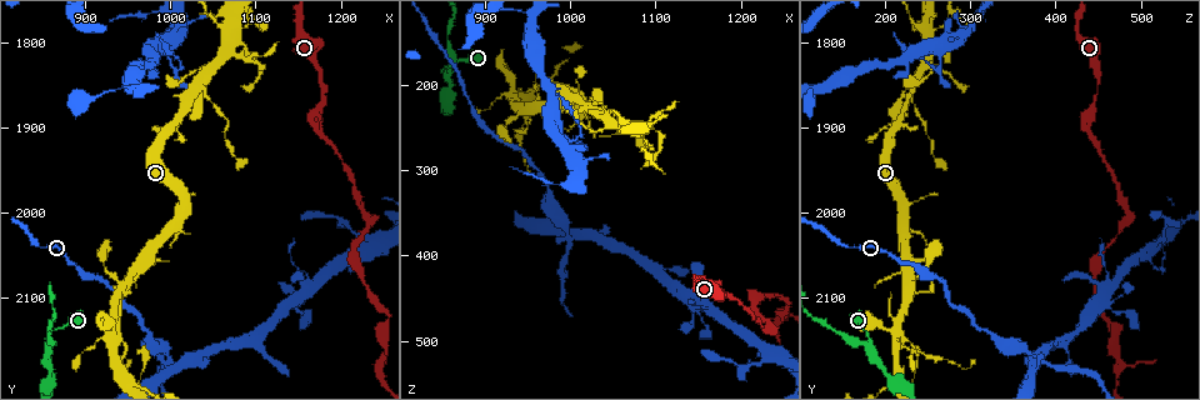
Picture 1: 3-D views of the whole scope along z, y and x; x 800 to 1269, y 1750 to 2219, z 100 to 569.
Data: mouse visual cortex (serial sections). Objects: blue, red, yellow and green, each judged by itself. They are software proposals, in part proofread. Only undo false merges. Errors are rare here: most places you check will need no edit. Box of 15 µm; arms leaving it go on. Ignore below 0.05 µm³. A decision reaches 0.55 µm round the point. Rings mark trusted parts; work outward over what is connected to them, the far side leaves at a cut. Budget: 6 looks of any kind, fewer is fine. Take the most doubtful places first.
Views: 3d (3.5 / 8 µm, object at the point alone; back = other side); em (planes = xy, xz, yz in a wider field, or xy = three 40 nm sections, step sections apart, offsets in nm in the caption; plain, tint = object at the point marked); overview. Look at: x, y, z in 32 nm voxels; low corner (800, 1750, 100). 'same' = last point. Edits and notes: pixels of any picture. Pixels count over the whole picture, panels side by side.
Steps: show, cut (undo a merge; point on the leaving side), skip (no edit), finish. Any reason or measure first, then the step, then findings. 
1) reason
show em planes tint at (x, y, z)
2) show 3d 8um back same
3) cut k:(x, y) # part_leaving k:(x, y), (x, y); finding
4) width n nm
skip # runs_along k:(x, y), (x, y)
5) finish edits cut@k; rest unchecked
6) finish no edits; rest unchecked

abrupt turn
show 3d 8um at (1050, 1870, 235)

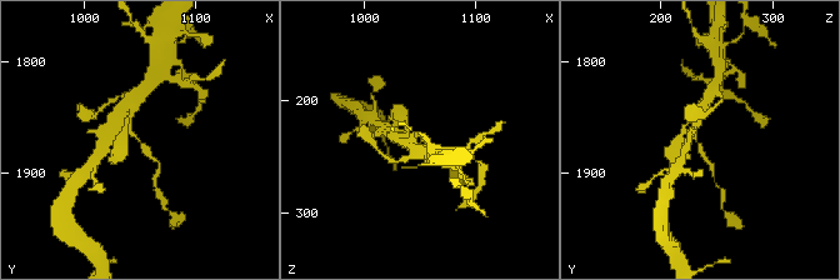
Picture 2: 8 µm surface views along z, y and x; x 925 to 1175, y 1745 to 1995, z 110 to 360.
arm_widths 150, 250 nm
show em xy step 2 tint at (1050, 1868, 234)

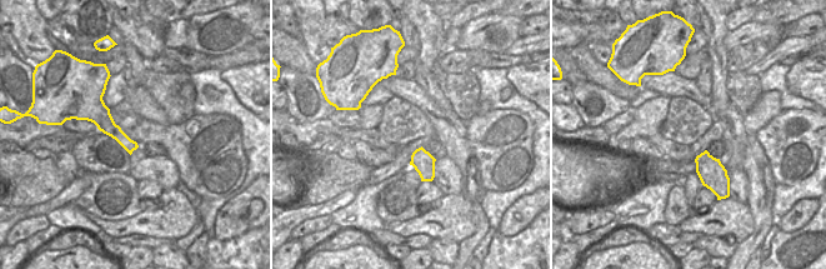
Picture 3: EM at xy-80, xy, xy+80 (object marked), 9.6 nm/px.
skip # runs_along 2:(108, 136), (128, 130), (159, 164); continuous, no second cell

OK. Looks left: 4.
four arms meet
show 3d 3.5um at (1005, 2180, 375)

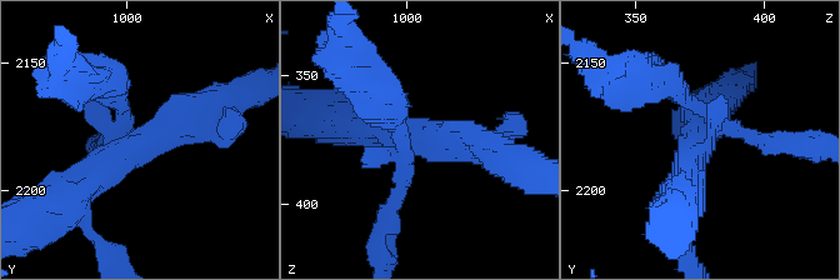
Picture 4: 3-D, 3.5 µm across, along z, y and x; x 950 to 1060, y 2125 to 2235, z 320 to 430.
show em xy step 1 tint at (1001, 2181, 378)

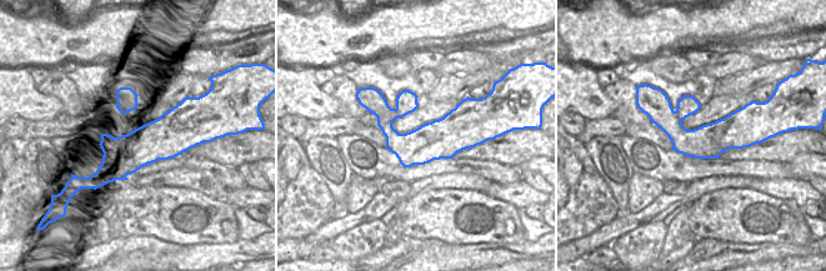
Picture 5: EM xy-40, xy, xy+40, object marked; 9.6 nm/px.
skip # runs_along 5:(650, 113), (682, 136), (750, 131); continuous, no second cell

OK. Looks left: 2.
finish no edits; rest unchecked

